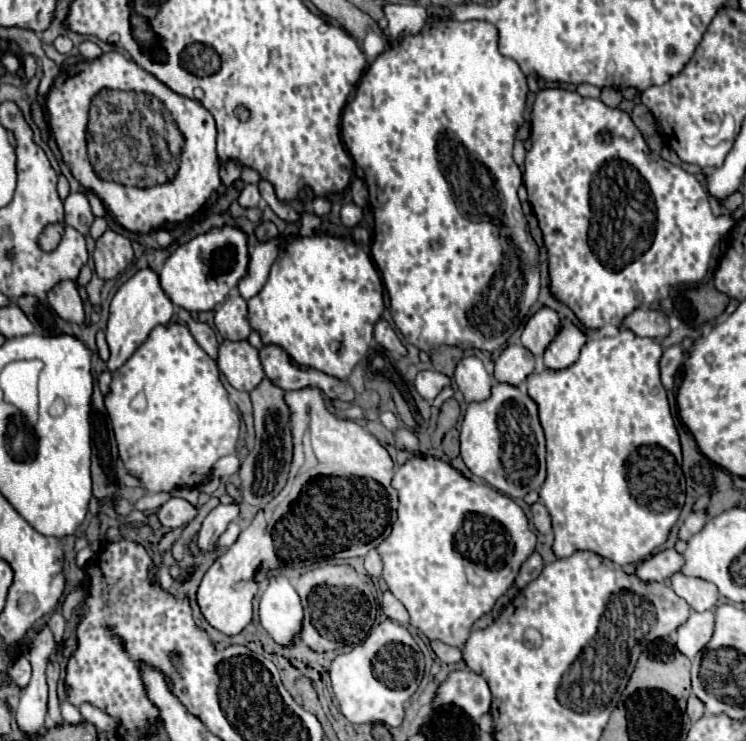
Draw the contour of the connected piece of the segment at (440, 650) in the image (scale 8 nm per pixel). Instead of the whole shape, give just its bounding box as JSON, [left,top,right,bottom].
[431,641,462,663]

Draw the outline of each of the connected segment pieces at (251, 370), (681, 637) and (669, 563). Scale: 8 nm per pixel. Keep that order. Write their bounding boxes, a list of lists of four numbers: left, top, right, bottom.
[[218,340,264,392],[676,612,714,658],[636,550,684,582]]

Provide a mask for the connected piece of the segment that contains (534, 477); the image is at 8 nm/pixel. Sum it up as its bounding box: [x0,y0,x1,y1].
[460,382,546,498]

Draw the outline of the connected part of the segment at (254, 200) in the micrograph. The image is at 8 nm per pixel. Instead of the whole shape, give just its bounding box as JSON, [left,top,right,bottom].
[238,184,260,208]

